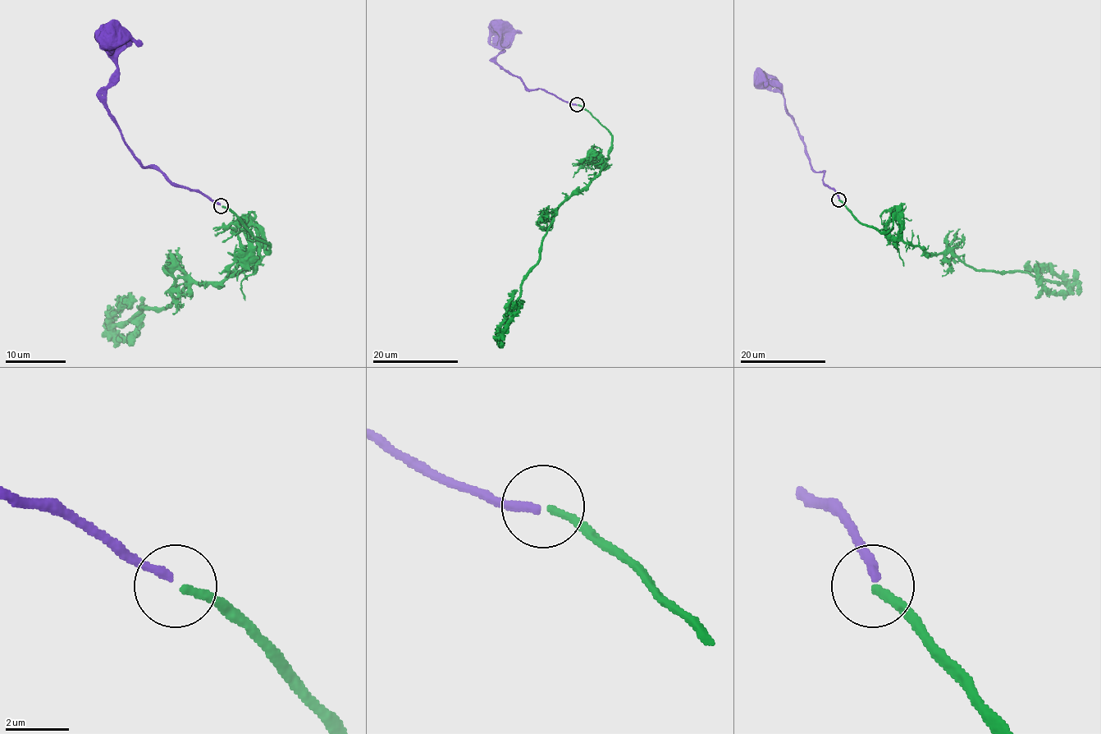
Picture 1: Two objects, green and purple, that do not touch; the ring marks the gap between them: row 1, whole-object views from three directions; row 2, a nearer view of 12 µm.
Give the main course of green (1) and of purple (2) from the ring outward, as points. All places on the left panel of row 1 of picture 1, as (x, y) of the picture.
1: (221, 207), (267, 250), (260, 234), (249, 268), (186, 282), (168, 306), (143, 308), (112, 324), (135, 299)
2: (220, 205), (144, 166), (125, 140), (107, 104), (107, 89), (116, 77), (117, 61), (111, 54), (109, 38)

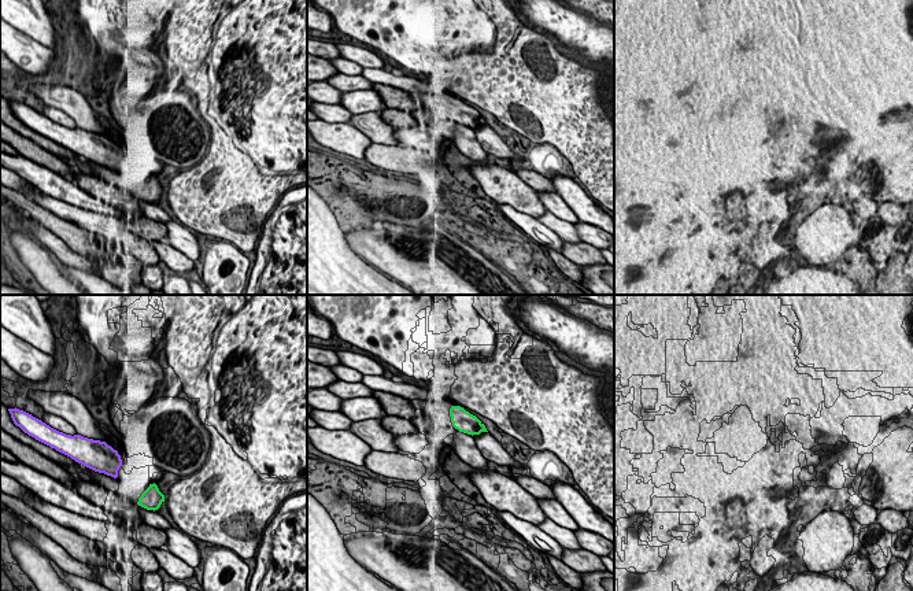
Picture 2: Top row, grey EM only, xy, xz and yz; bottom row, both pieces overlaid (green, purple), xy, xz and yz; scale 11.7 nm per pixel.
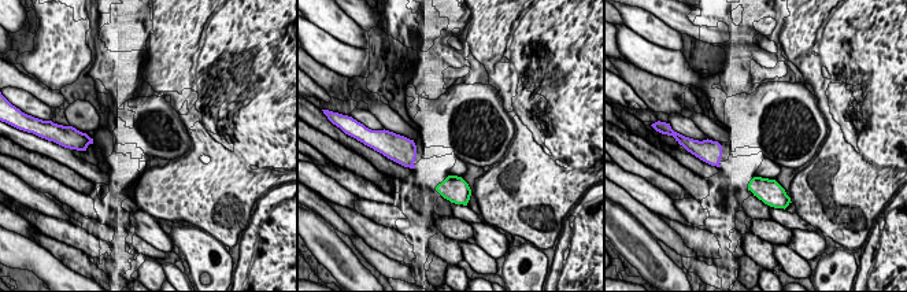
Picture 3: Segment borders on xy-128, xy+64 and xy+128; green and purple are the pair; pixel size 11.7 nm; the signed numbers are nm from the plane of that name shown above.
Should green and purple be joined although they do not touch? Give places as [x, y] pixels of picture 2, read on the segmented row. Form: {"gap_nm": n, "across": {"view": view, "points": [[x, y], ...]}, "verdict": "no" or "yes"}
{"gap_nm": 360, "across": {"view": "xy", "points": [[141, 494], [117, 476]]}, "verdict": "yes"}

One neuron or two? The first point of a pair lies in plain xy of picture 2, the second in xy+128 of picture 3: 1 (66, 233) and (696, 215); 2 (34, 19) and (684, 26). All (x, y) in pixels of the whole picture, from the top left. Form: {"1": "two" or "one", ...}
{"1": "two", "2": "two"}

